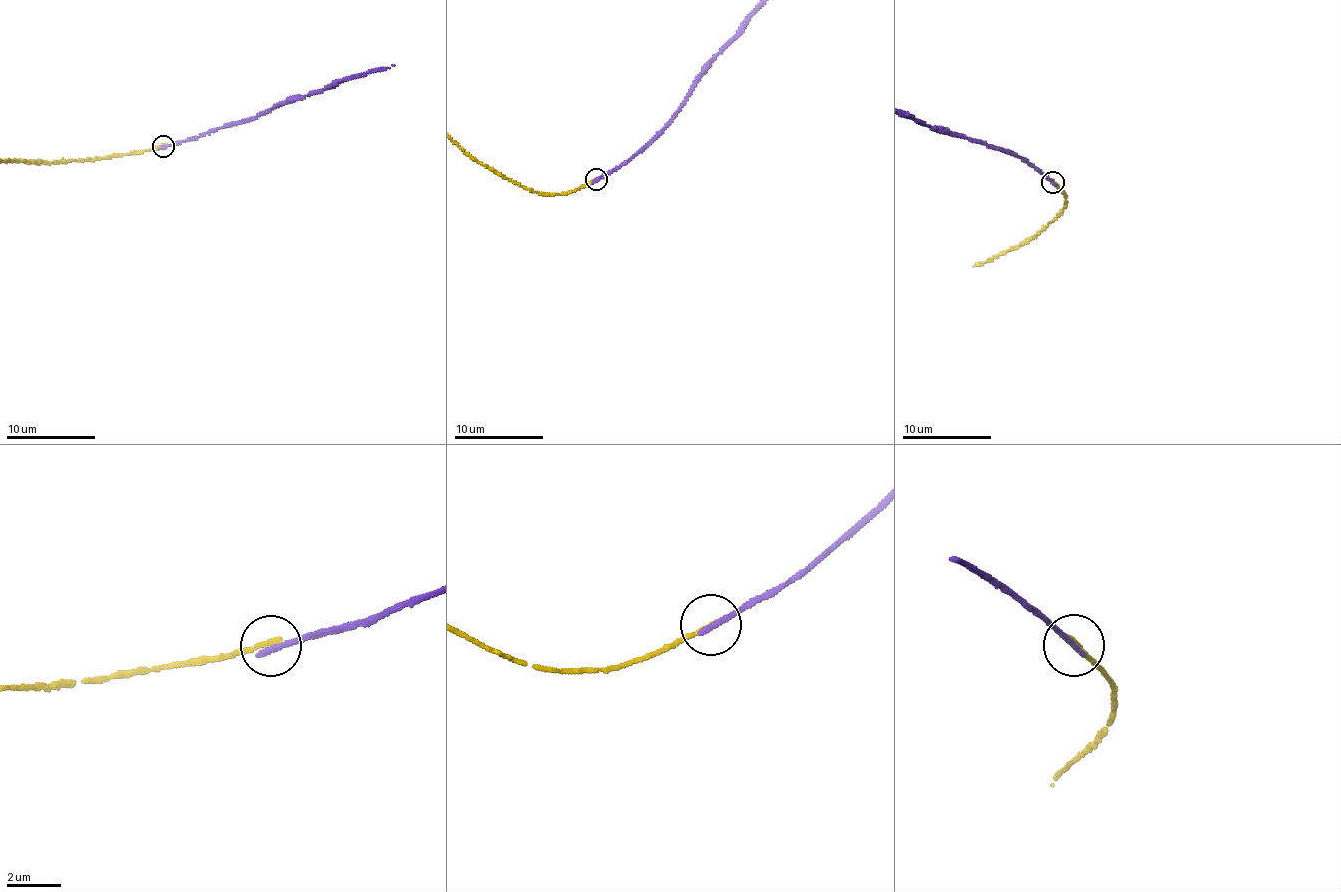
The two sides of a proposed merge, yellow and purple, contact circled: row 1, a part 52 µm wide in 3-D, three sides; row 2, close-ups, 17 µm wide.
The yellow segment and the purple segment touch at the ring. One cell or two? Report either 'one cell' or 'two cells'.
two cells

